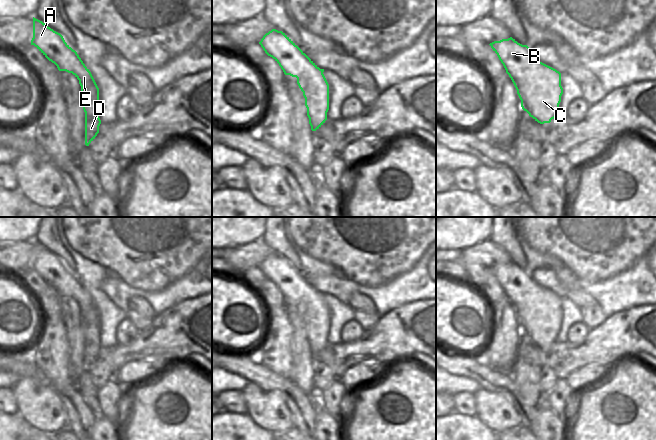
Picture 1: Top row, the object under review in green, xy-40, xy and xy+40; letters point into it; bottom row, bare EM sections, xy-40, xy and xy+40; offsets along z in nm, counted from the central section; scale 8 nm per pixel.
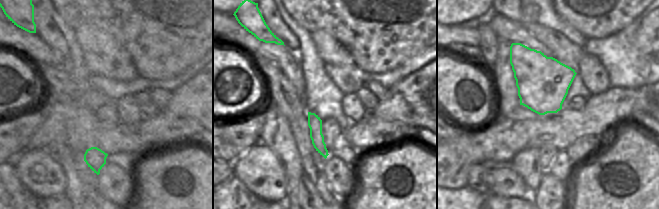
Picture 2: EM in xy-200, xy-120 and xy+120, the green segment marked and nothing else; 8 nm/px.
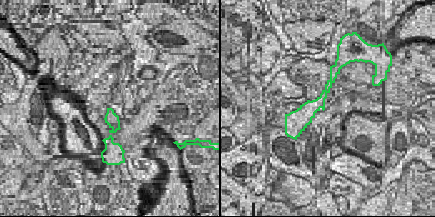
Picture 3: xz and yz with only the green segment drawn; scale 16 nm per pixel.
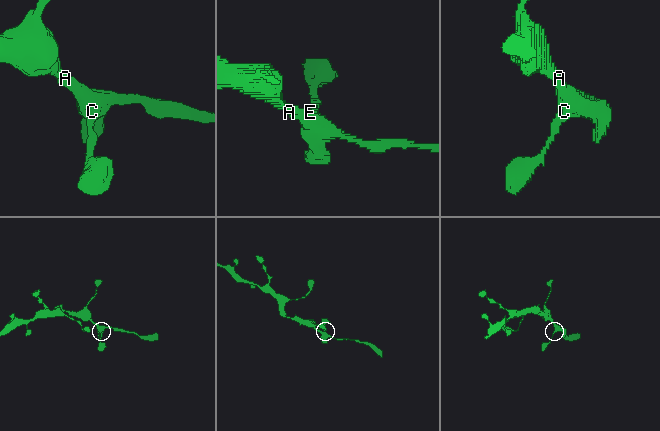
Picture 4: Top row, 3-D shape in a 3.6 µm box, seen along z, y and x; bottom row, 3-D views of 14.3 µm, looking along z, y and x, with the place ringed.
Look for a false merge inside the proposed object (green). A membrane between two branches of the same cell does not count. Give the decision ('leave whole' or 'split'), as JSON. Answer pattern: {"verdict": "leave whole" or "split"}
{"verdict": "leave whole"}

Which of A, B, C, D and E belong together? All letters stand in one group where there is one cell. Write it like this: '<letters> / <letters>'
A B C D E

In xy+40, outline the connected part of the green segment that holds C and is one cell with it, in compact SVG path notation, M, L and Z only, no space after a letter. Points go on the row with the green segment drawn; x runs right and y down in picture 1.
M512 37L494 41L489 44L503 64L511 78L521 100L521 107L530 117L540 124L550 123L556 117L563 88L561 73L556 69L538 61L527 45L518 43Z

